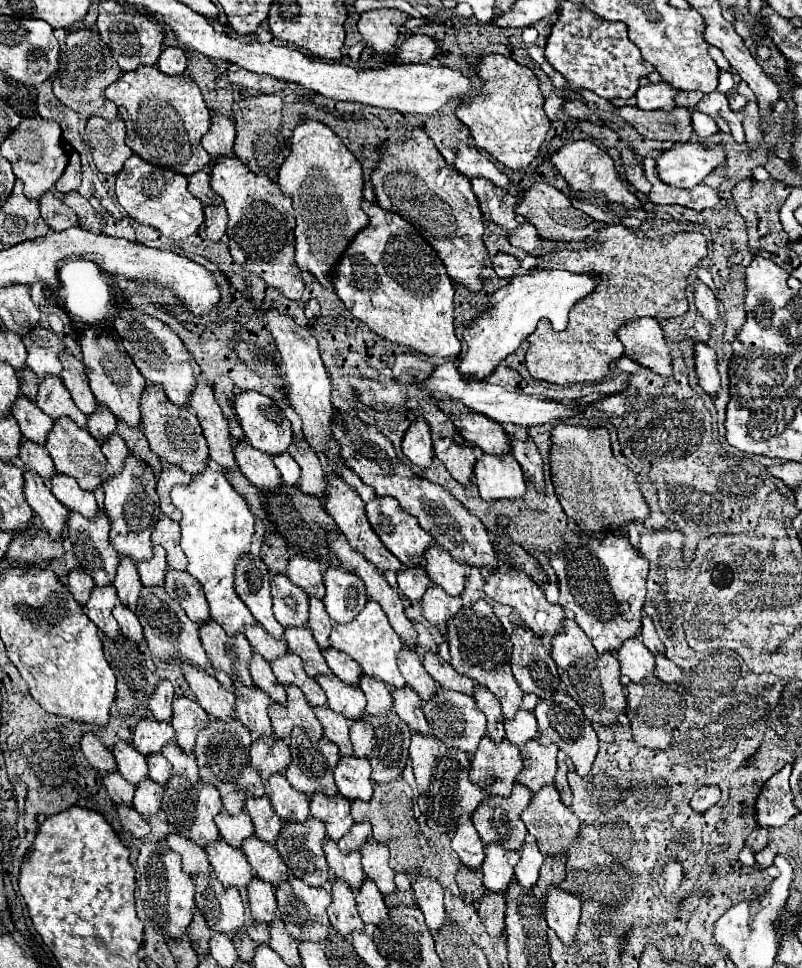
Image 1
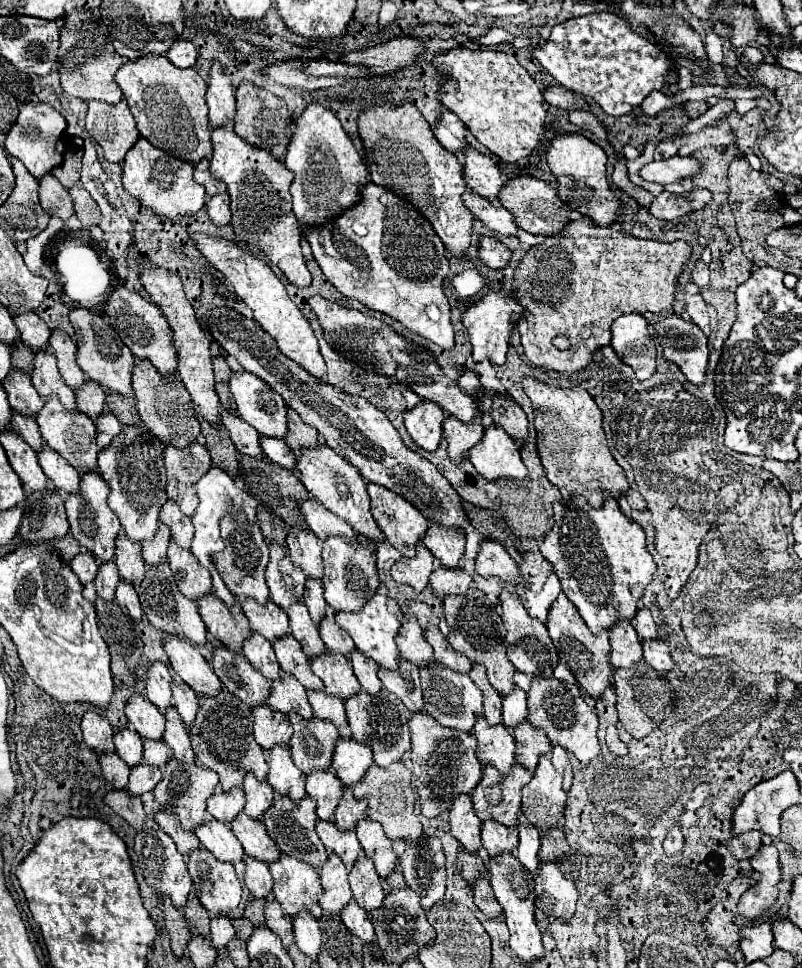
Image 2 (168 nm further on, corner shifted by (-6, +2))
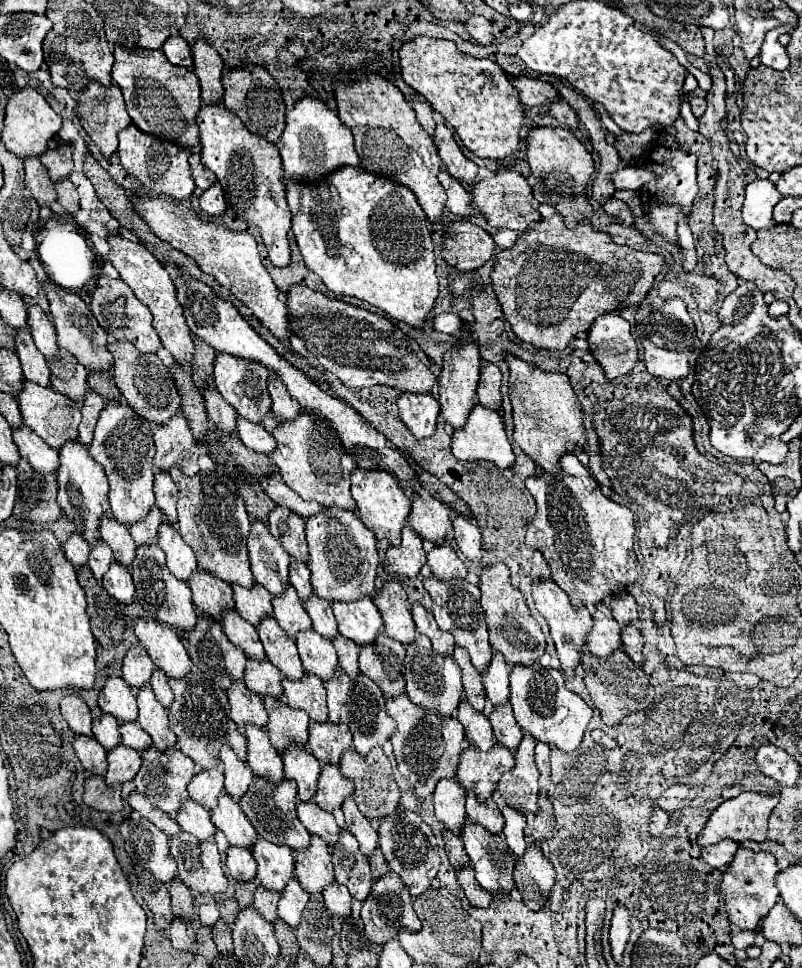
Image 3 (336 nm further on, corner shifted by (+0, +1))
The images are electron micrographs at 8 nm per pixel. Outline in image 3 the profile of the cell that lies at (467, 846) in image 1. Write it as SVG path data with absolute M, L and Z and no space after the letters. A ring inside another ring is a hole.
M444 779L436 785L434 811L438 821L442 821L446 829L456 833L462 831L460 825L464 825L466 821L464 801L466 801L466 791L460 787L456 779Z

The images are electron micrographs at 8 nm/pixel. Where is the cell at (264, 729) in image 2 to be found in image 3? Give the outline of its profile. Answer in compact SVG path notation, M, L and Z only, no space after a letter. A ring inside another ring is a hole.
M236 685L228 691L228 699L232 705L232 721L238 725L238 729L244 733L246 725L266 727L268 725L268 713L264 709L264 701L260 695L252 693L246 685Z

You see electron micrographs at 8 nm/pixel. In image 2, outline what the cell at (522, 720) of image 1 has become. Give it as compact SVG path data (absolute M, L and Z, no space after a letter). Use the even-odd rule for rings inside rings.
M514 686L514 692L502 696L502 720L506 728L516 726L518 722L526 720L526 692L518 686Z

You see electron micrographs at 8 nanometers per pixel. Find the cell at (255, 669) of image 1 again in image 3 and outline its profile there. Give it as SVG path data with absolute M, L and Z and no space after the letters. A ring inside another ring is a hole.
M236 611L224 613L224 617L222 617L222 627L224 627L226 637L228 637L236 647L240 647L248 657L252 657L252 659L256 659L256 661L264 661L264 659L266 659L266 653L264 653L264 647L260 645L256 627L250 625L248 621L244 621Z

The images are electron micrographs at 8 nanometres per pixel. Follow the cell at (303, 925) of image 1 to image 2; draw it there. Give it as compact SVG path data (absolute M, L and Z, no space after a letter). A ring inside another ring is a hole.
M280 854L280 858L268 866L274 880L272 894L282 904L284 912L294 916L300 908L312 910L312 906L318 902L318 896L322 894L318 870L286 854Z

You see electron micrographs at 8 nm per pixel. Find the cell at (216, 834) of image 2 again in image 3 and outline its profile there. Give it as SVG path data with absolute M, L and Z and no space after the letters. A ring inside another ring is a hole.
M190 799L184 803L184 809L180 809L180 813L176 813L176 823L182 827L182 831L192 833L200 841L212 839L218 831L210 821L210 811Z

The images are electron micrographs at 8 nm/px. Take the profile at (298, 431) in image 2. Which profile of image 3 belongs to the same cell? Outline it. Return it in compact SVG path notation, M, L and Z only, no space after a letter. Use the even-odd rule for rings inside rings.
M270 375L268 389L270 389L270 397L272 397L272 415L276 417L278 423L292 421L300 415L300 405L296 405L296 401L292 401L292 397L288 397L288 391L284 389L284 385L280 385L278 377Z

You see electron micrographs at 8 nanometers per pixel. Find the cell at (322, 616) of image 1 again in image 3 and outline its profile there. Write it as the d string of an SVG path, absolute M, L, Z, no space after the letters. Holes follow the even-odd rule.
M292 561L292 565L290 565L290 585L294 585L294 589L298 591L302 601L312 597L314 589L310 585L310 571L306 569L306 563Z

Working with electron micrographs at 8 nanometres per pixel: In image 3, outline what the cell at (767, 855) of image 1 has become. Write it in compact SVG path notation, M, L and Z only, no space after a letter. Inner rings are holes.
M740 847L730 863L730 867L724 873L724 879L720 883L720 895L726 901L726 913L728 921L736 925L738 929L756 929L758 921L774 907L778 899L778 889L774 885L774 879L778 875L776 859L768 851L752 851L746 847Z

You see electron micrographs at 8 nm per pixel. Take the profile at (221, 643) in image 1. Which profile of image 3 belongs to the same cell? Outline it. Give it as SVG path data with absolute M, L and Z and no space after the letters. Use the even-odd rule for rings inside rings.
M198 569L196 577L188 579L192 589L192 603L200 615L222 621L222 613L234 611L234 591L228 583Z

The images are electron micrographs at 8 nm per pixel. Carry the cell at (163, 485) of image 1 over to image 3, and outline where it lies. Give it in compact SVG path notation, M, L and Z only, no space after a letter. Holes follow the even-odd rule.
M174 415L168 425L156 427L154 443L154 471L168 473L170 469L178 467L188 477L198 473L198 445L184 415Z

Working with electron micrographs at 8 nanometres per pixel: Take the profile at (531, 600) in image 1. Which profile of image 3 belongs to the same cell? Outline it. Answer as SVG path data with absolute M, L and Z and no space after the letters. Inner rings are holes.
M458 515L454 519L454 539L458 543L458 549L466 555L468 561L472 563L480 563L482 561L482 533L480 527L474 525L468 517Z

